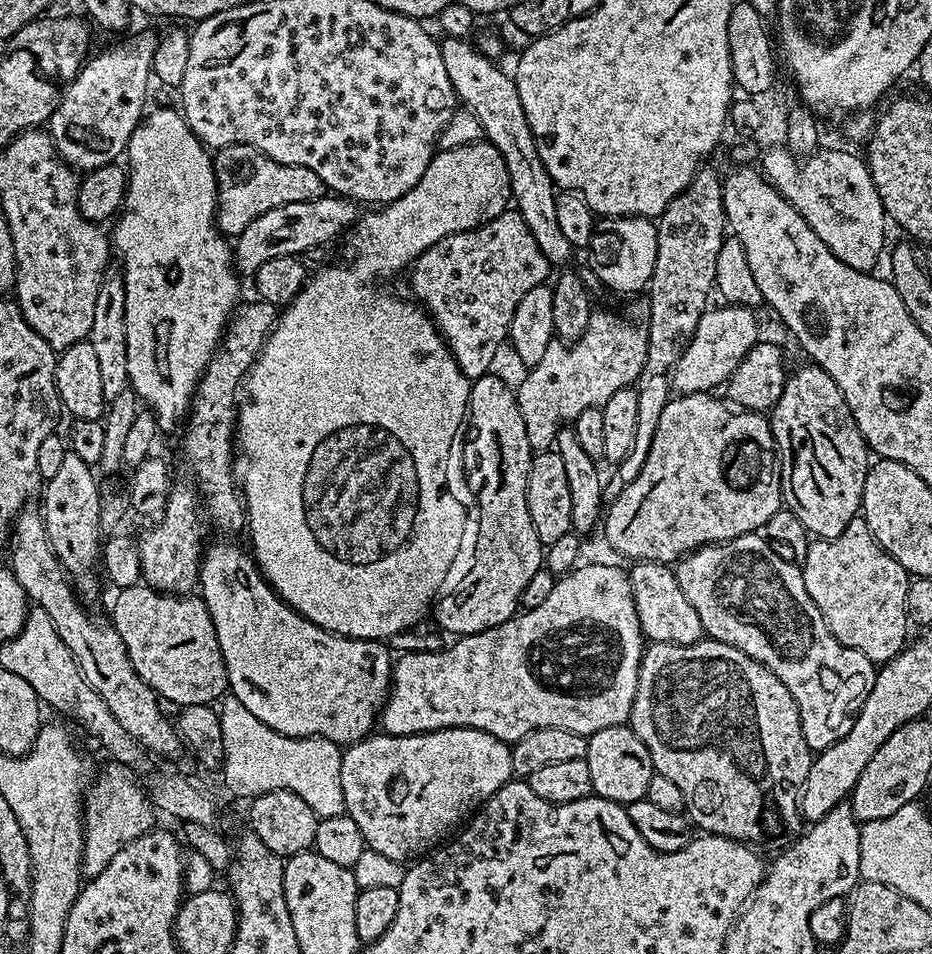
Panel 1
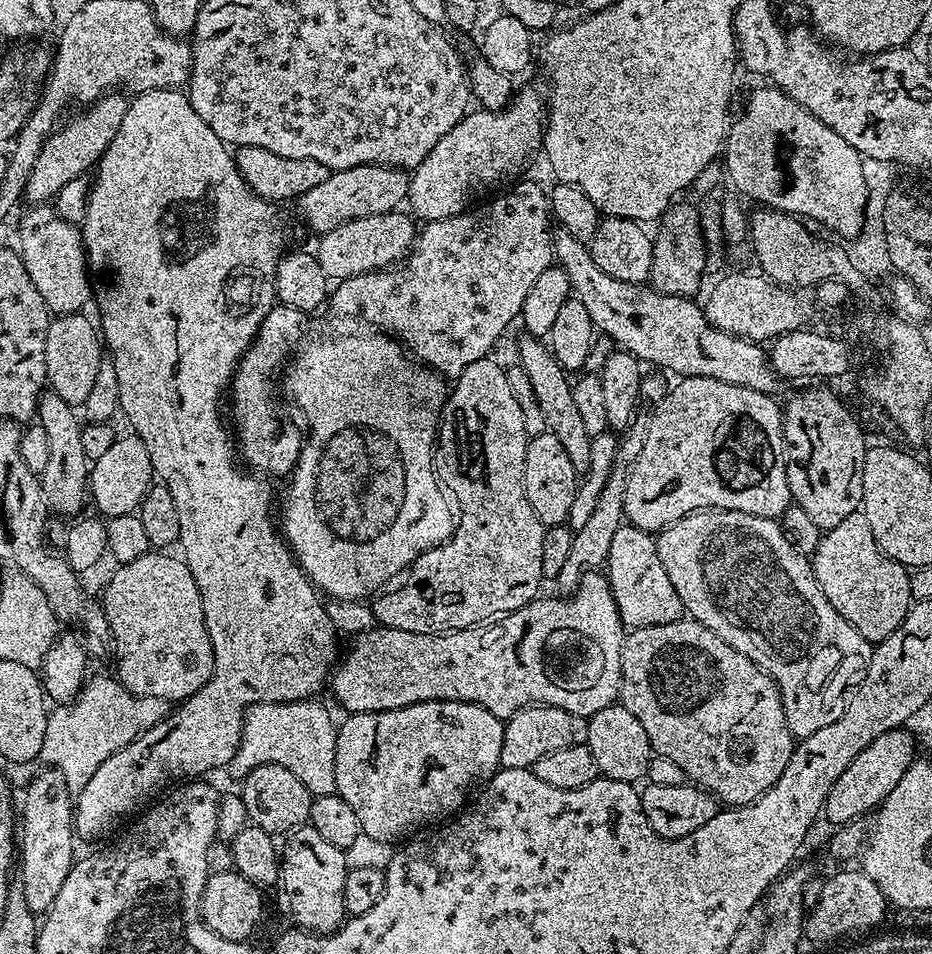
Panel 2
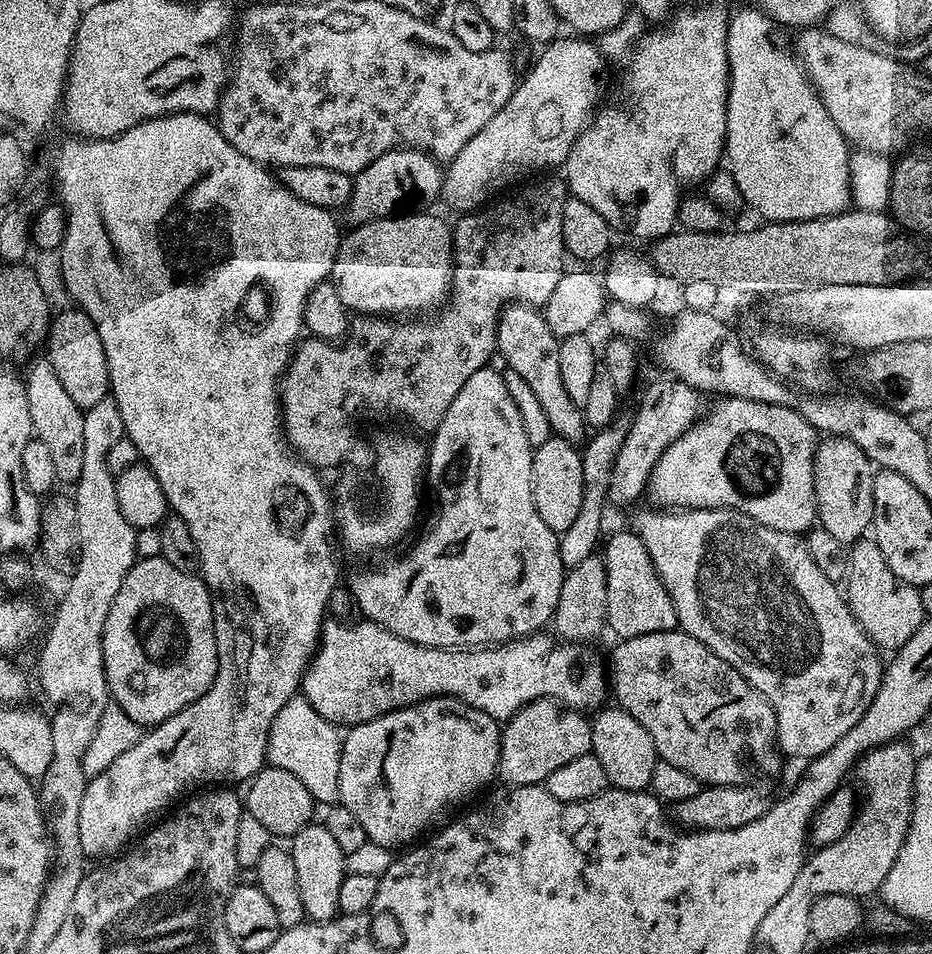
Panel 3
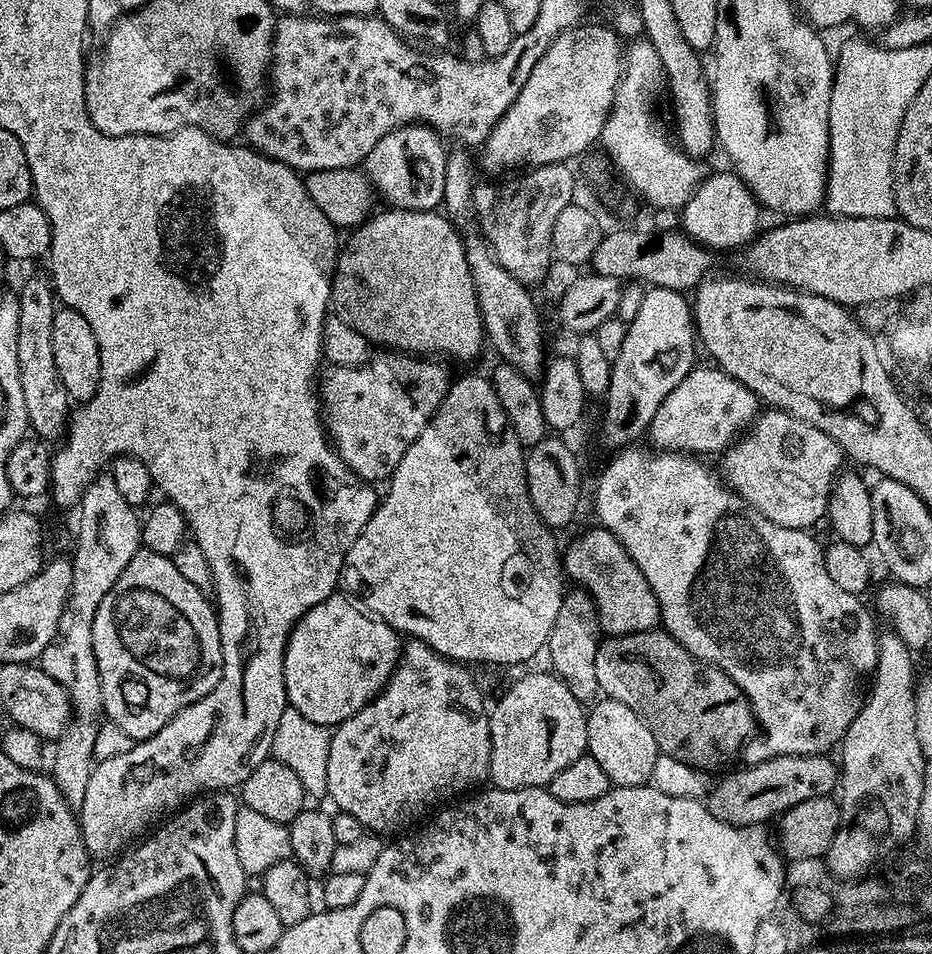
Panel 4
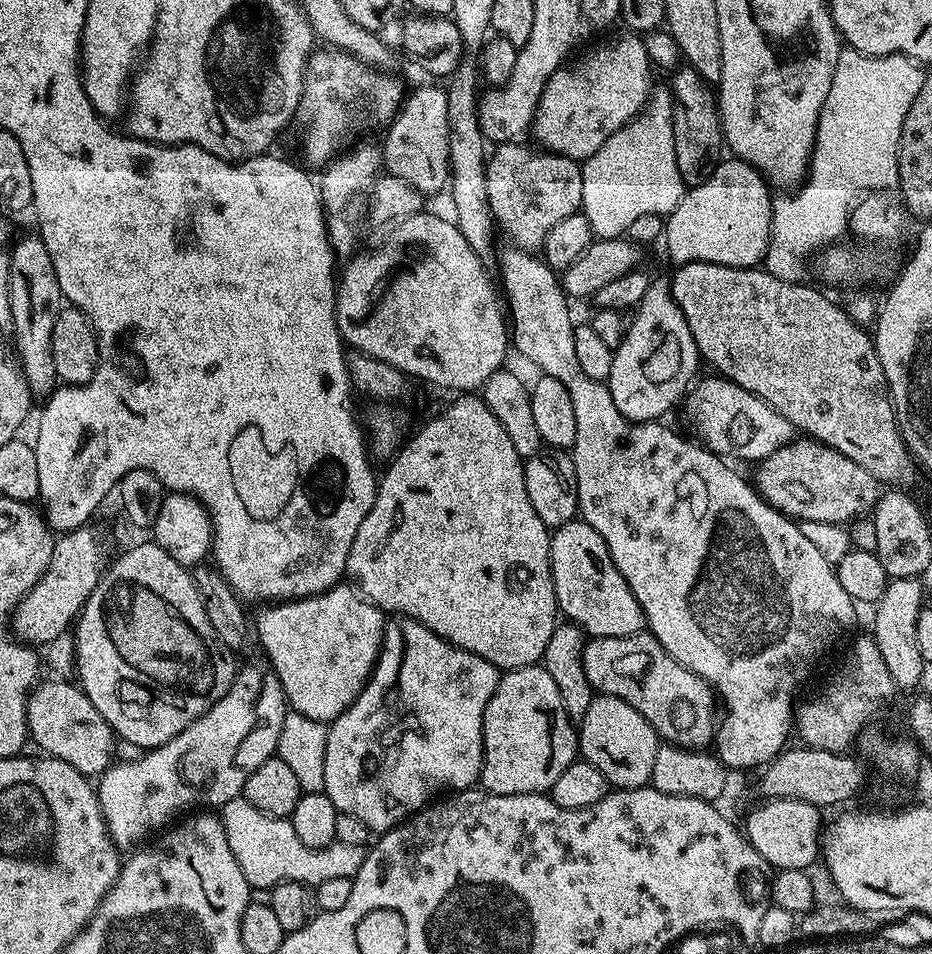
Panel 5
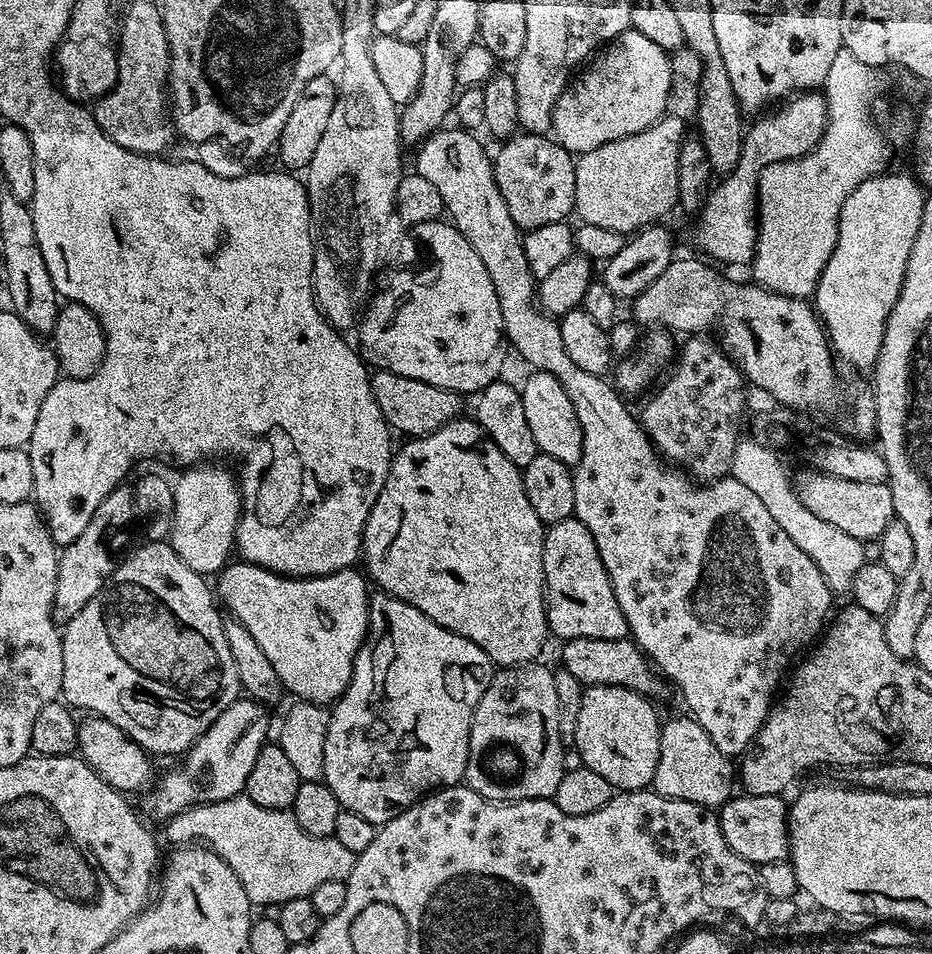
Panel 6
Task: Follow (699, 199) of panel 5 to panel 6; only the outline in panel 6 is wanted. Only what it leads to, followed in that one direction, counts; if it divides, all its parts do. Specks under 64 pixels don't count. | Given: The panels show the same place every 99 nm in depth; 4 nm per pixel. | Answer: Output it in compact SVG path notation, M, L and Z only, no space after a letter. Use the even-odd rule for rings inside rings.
M805 90L785 99L767 114L753 120L756 121L753 124L751 121L744 137L744 149L738 158L738 166L721 179L724 180L721 184L719 181L709 191L702 210L695 217L696 244L705 252L703 255L717 265L751 265L752 256L756 253L756 239L760 237L758 223L760 172L768 164L779 160L796 160L814 150L828 125L828 101L819 91Z

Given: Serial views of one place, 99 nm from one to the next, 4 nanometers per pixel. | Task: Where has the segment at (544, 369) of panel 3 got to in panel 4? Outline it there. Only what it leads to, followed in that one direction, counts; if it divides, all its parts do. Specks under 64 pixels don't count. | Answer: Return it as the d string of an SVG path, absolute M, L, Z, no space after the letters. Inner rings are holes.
M453 147L446 158L446 186L444 187L443 211L457 229L463 230L464 253L466 262L472 271L472 281L476 287L476 297L480 307L480 317L484 323L484 335L487 343L492 344L499 359L506 364L513 364L517 372L529 378L536 378L546 367L544 356L544 324L540 321L540 312L532 301L529 285L523 284L510 270L506 270L492 253L492 246L478 234L475 227L464 229L474 216L472 195L478 183L478 164L471 151L463 147Z

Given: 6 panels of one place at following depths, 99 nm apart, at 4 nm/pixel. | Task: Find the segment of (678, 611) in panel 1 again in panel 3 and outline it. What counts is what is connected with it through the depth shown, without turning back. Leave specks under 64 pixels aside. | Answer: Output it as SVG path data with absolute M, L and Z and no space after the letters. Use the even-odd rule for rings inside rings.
M635 531L616 532L603 545L606 578L606 612L607 627L617 632L617 637L627 638L654 634L655 632L671 632L677 627L674 602L646 550L642 546L642 538Z

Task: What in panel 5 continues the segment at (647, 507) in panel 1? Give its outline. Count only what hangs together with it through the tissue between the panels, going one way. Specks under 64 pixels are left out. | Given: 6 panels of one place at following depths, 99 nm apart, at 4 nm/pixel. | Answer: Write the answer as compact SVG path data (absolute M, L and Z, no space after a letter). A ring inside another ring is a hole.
M796 438L776 450L769 457L759 461L760 477L754 480L754 487L772 508L777 508L784 516L791 516L797 522L809 520L819 524L843 524L871 513L876 501L882 495L881 481L874 479L858 462L846 458L833 448L827 448L819 440Z

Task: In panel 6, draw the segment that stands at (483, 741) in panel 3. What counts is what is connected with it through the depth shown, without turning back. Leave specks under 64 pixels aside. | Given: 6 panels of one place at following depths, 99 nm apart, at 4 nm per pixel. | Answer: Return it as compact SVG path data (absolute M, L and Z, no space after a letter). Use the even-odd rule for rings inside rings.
M373 591L368 605L368 634L356 655L348 688L343 696L335 701L328 718L323 783L327 784L328 789L334 794L334 798L338 798L341 809L354 814L362 814L362 818L366 818L366 822L379 826L390 822L398 814L402 814L402 810L406 810L411 804L416 803L421 796L427 796L428 793L441 788L459 785L464 780L464 771L468 761L468 747L470 746L468 735L474 718L474 710L478 706L482 694L486 694L486 686L490 686L493 675L494 665L491 658L481 648L474 646L474 642L438 626L438 622L426 618L426 614L422 614L422 610L418 610L413 604L402 602L398 598L389 596L387 592Z

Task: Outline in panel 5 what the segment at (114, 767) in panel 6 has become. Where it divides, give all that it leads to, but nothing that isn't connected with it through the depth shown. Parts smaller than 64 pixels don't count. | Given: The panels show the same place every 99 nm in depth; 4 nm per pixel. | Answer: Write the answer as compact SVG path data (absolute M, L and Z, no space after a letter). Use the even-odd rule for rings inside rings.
M64 678L52 679L56 680L45 679L37 683L28 698L28 735L31 743L36 743L43 755L74 766L83 776L99 778L114 763L117 737L106 718L94 710L94 702L90 702L83 688L75 683L67 684Z

